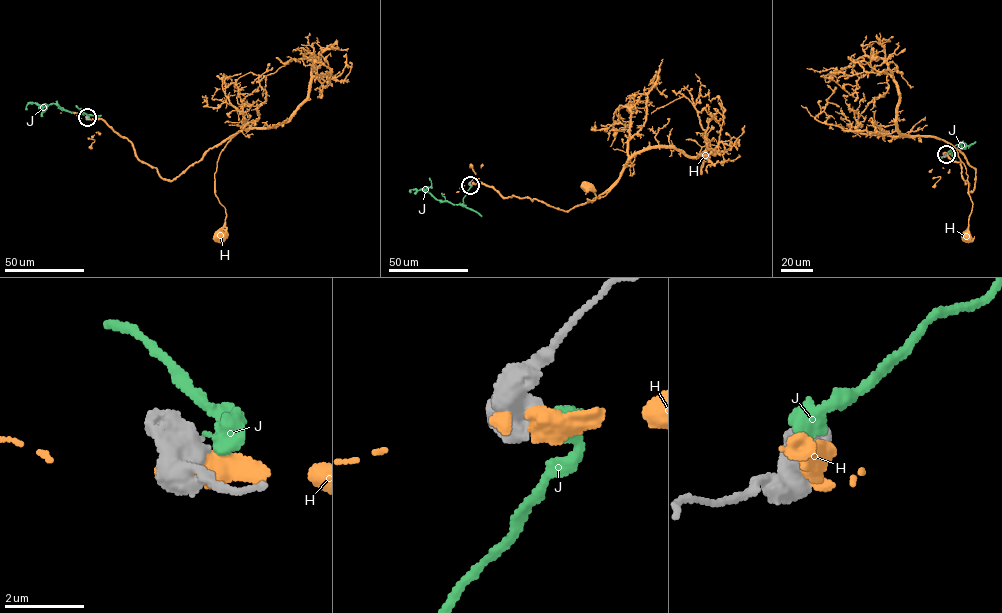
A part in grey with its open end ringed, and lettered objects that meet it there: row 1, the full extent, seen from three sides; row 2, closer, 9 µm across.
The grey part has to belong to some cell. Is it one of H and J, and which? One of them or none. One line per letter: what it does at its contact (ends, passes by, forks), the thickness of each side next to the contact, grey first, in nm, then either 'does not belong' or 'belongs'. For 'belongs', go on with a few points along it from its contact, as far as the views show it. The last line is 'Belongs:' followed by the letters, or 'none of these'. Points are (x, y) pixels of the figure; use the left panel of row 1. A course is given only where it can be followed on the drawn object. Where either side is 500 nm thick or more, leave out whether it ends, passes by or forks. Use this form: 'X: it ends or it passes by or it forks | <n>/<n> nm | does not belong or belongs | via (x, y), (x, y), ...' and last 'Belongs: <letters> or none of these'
H: 550/650 nm | does not belong
J: 600/550 nm | does not belong
Belongs: none of these

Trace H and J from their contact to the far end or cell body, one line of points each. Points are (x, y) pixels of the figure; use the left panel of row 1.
H: (87, 118), (102, 119), (171, 180), (236, 133), (214, 174), (226, 215), (217, 234)
J: (88, 117), (80, 108), (80, 112), (71, 113), (54, 104), (28, 103), (26, 108)

